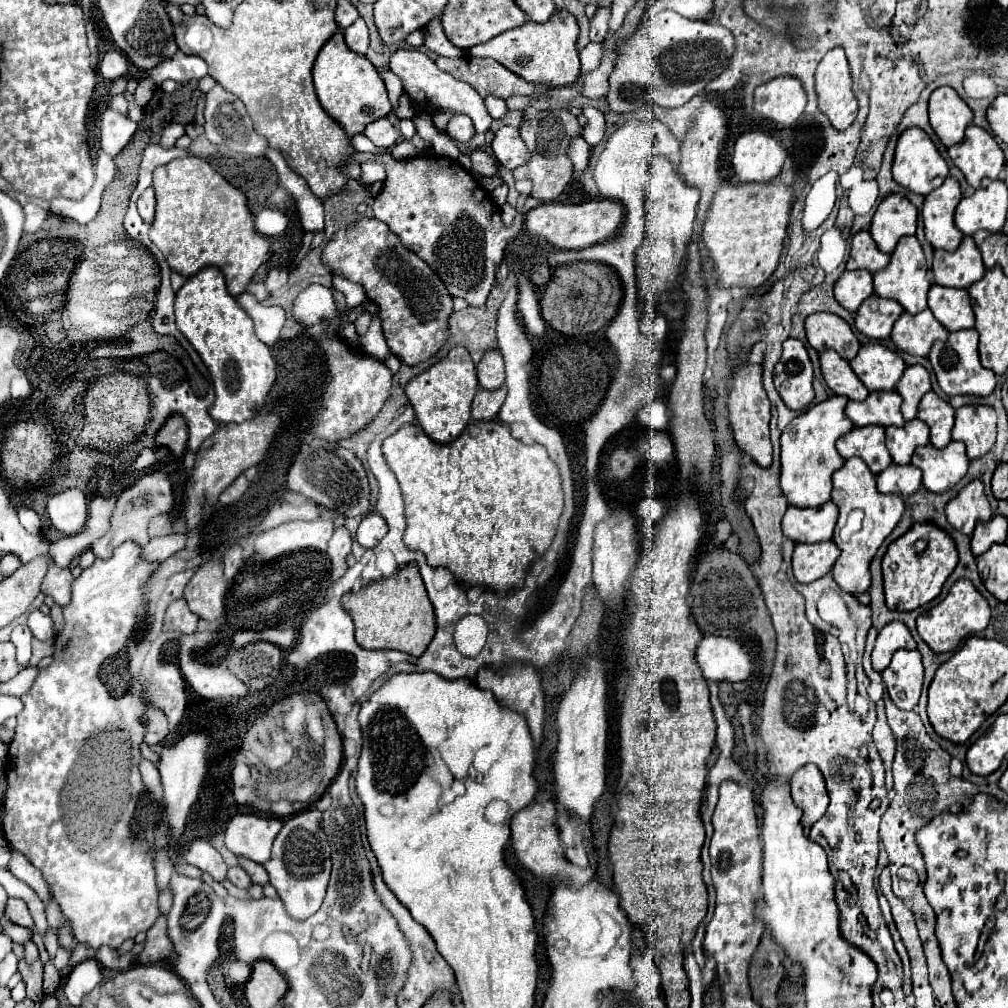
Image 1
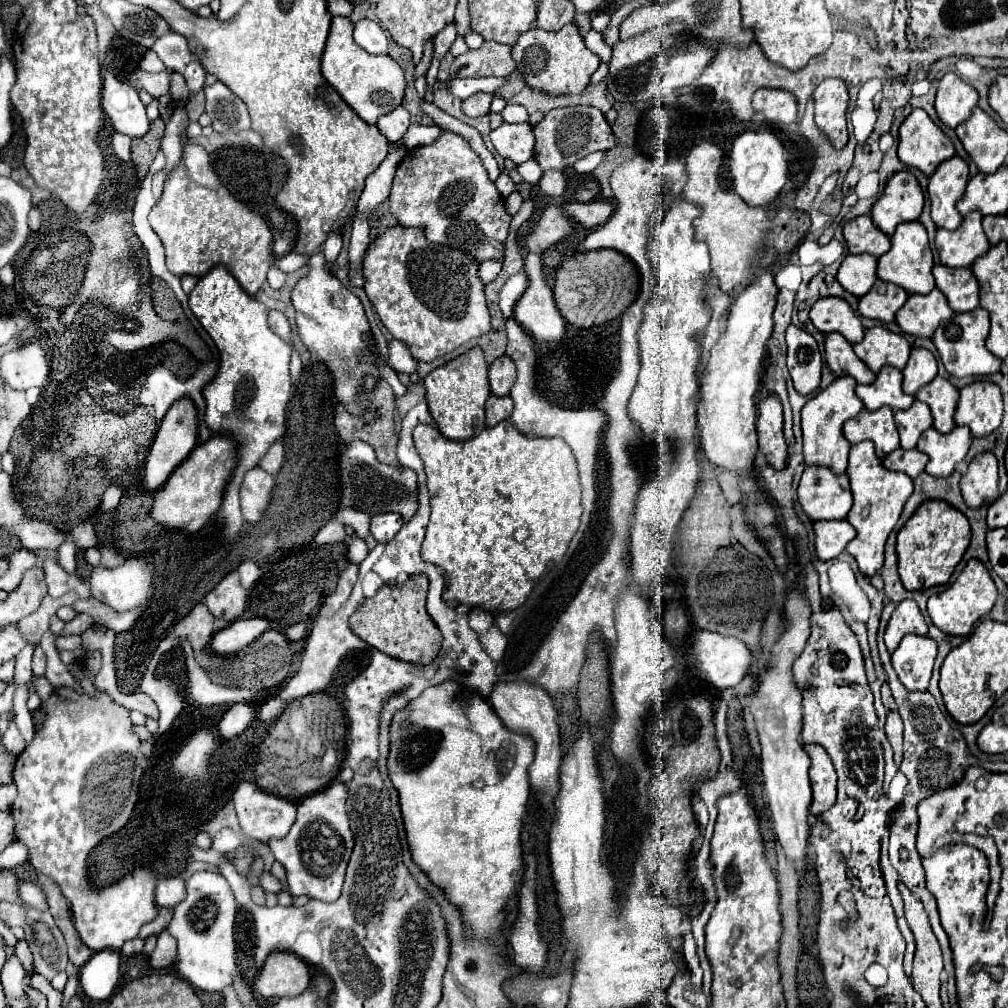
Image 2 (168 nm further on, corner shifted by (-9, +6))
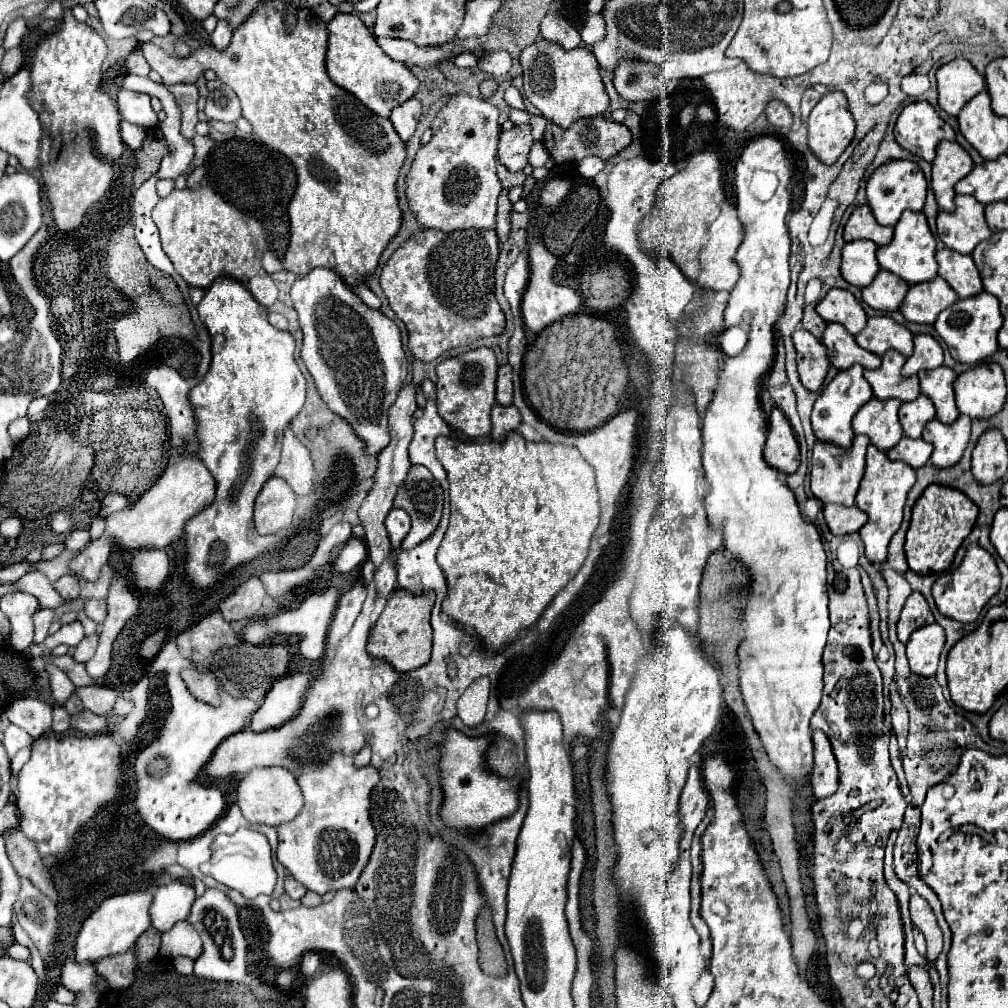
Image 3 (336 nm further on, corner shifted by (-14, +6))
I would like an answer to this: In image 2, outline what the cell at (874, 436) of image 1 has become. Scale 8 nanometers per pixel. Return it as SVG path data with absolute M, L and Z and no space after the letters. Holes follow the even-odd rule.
M881 407L875 413L863 409L857 417L843 425L843 433L849 443L861 443L865 439L873 441L879 459L899 447L899 433L893 423L893 411L889 407Z

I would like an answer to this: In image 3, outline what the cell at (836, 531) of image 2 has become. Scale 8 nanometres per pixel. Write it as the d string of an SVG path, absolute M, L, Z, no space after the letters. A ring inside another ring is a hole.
M830 503L830 505L824 505L824 517L826 517L830 531L844 537L844 535L860 531L860 527L866 523L868 515L864 511L860 511L856 505L838 507L836 503Z

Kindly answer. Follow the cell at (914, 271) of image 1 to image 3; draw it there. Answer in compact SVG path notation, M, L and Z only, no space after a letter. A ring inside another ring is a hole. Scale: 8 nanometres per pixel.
M904 211L904 215L900 217L900 223L896 223L896 227L894 227L892 241L888 245L878 247L876 259L882 269L886 269L894 275L900 275L906 283L914 285L914 283L922 283L922 281L936 277L938 265L936 265L934 253L936 253L936 241L934 241L934 235L930 233L924 213L922 211Z

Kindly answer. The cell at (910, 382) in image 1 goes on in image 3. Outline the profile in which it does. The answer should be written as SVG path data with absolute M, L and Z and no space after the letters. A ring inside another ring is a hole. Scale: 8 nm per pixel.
M914 335L914 353L906 359L902 375L910 377L922 369L934 369L942 365L942 347L932 335Z

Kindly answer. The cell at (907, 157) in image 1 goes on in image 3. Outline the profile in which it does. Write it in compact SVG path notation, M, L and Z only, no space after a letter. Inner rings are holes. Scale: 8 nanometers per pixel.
M926 101L910 103L900 111L894 125L894 135L900 147L930 163L934 161L936 145L940 141L956 139L952 127L942 121L936 109Z

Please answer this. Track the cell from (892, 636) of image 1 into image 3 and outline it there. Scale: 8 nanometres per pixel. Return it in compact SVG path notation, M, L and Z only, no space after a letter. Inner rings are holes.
M912 593L906 603L904 609L900 613L900 621L898 621L898 637L902 643L906 643L910 639L910 635L922 627L922 625L930 625L934 623L934 615L924 599L922 593Z

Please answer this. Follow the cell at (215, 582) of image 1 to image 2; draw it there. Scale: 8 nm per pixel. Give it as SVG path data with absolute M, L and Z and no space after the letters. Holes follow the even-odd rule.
M231 571L229 575L225 575L203 597L203 603L207 605L211 615L217 619L225 619L229 623L235 621L243 613L245 601L247 601L247 591L241 587L237 571Z

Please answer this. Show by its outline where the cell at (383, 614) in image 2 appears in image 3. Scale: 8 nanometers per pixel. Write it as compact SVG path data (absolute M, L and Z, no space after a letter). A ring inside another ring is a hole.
M396 589L386 603L376 627L368 639L368 653L376 659L388 661L396 671L406 673L418 669L430 661L432 651L432 627L430 627L430 611L434 607L434 593L414 595L404 589Z

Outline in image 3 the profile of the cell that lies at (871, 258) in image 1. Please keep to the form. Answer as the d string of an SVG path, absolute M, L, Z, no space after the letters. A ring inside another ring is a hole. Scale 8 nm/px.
M860 205L852 211L850 219L844 225L844 239L846 241L854 241L854 239L870 239L874 241L878 247L882 247L884 243L888 245L888 241L892 241L894 229L892 227L882 227L868 205Z

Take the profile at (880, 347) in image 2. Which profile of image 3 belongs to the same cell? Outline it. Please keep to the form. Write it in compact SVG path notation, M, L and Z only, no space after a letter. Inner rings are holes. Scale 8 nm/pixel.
M878 315L868 319L866 327L856 335L856 343L876 355L884 355L888 349L896 349L904 357L910 357L912 337L914 335L892 317Z

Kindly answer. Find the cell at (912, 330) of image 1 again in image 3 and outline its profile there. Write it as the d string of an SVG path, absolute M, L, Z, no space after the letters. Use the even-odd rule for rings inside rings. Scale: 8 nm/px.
M936 275L936 279L930 279L928 283L916 283L910 285L904 303L900 305L900 313L914 323L934 323L940 311L948 309L958 295L952 291L952 287Z

